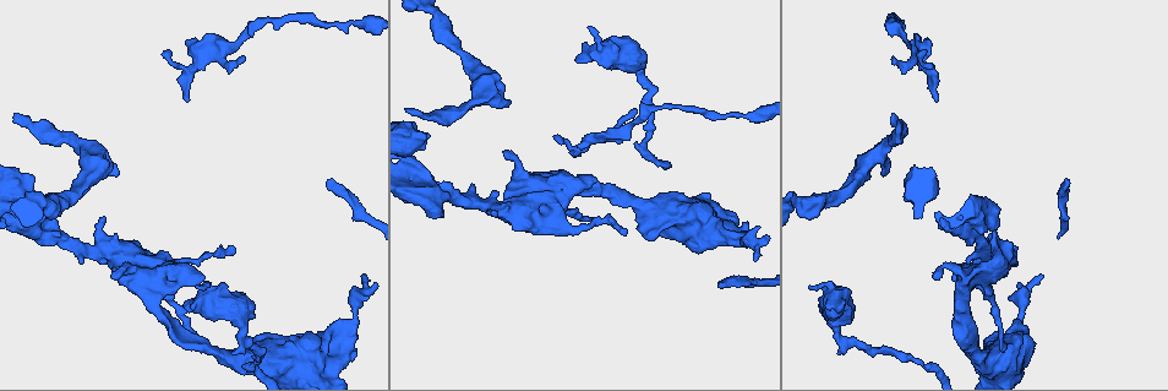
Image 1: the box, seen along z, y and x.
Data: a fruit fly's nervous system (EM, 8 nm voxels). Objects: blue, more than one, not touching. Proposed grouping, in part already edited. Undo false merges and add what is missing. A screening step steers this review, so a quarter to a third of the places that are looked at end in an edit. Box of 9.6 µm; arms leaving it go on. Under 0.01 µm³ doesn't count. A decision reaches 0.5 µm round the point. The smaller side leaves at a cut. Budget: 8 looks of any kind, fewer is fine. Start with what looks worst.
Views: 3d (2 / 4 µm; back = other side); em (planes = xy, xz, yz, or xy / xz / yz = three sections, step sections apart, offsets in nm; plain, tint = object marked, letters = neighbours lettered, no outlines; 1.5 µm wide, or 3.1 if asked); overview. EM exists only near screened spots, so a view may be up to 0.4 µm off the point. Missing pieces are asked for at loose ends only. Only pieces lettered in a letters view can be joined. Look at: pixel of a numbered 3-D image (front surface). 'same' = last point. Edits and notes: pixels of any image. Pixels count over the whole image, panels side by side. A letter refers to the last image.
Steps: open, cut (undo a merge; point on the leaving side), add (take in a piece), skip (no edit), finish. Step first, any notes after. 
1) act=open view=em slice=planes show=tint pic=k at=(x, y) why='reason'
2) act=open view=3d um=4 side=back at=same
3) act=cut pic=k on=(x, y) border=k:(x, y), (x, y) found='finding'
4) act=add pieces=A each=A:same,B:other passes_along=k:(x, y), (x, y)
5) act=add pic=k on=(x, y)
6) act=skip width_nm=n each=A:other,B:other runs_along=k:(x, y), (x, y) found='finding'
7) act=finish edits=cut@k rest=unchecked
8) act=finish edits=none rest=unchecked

act=open view=3d um=4 pic=1 at=(116, 176) why='free end'

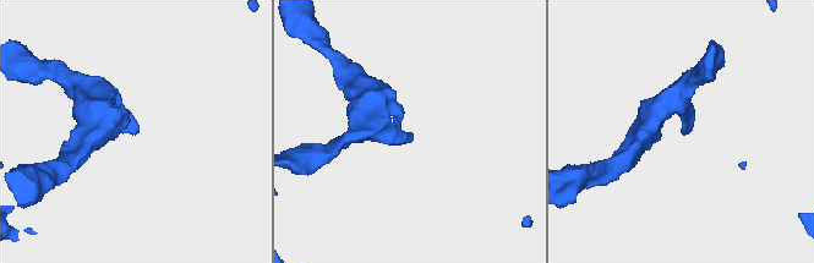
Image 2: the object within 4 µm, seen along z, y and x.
act=open view=em slice=xy step=4 show=tint pic=2 at=(682, 129)

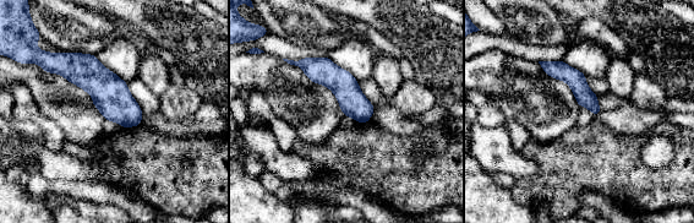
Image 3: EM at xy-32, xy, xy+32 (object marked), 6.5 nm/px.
act=open view=em slice=planes show=letters at=same why='another direction'

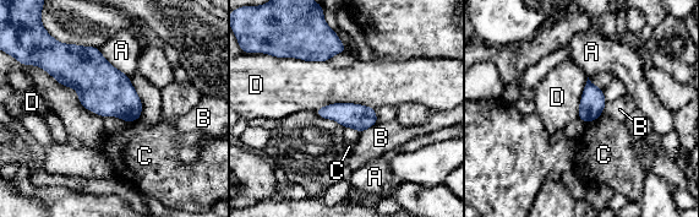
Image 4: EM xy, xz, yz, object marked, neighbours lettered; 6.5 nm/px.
act=skip each=A:other,B:other,C:other,D:other found='none of them fits'

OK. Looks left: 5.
act=open view=em slice=planes show=letters pic=1 at=(104, 219) why='free end'

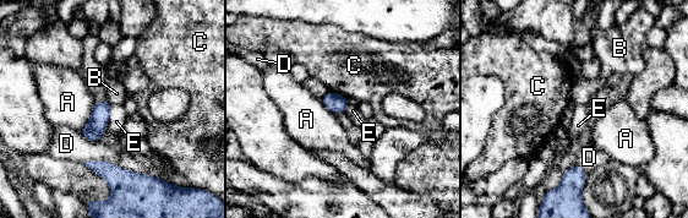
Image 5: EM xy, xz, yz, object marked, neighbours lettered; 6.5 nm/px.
act=skip each=A:other,B:other,C:other,D:other,E:other found='none of them fits'

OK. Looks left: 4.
act=open view=em slice=xz step=4 show=tint pic=1 at=(205, 38) why='an open end'

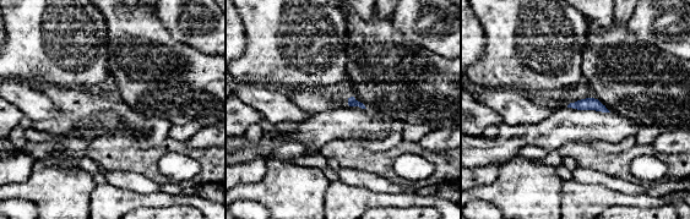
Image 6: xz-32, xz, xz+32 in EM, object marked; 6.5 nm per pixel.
act=open view=em slice=planes show=letters at=same

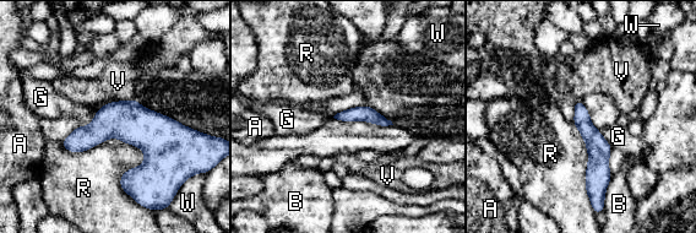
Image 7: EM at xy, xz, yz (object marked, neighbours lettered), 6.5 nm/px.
act=skip each=A:other,B:other,G:other,R:other,V:other,W:other border=7:(94, 115), (87, 125), (80, 126) found='no lettered piece goes on from it'

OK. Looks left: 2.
act=finish edits=none rest=unchecked

